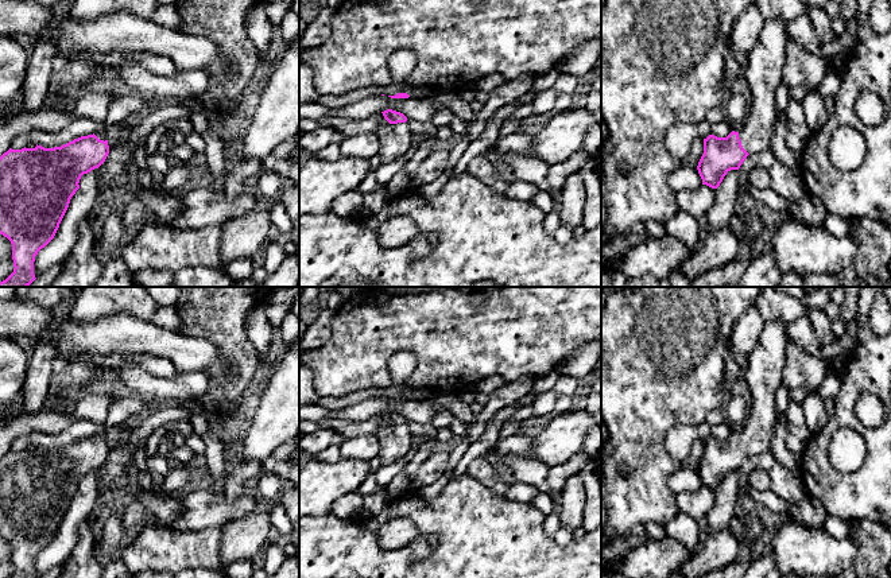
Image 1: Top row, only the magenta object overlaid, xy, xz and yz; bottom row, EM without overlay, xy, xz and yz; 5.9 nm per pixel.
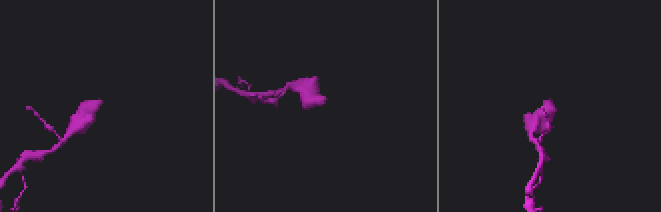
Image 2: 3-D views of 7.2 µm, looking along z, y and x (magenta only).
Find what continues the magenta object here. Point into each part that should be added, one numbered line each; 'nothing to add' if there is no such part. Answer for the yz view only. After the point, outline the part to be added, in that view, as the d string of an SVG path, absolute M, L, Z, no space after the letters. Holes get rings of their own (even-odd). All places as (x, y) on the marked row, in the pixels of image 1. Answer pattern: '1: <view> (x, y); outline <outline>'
1: yz (766, 62); outline M766 20L755 49L747 55L744 69L751 108L739 137L748 154L770 150L776 125L775 92L783 81L787 49L786 22Z

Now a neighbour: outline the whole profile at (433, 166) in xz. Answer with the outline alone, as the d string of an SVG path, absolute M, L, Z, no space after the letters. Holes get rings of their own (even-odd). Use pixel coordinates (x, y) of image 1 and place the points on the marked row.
M449 147L434 150L418 167L415 178L419 185L434 182L448 167Z

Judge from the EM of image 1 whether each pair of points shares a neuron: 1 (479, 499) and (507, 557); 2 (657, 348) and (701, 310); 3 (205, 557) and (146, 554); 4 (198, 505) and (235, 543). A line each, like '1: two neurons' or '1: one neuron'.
1: one neuron
2: one neuron
3: one neuron
4: two neurons

